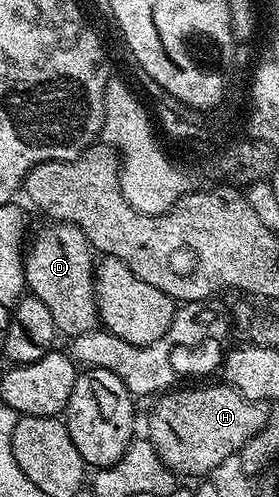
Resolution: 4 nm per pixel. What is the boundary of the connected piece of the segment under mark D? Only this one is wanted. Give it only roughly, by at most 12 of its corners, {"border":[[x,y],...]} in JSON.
{"border":[[47,222],[23,278],[67,338],[100,323],[80,228]]}

